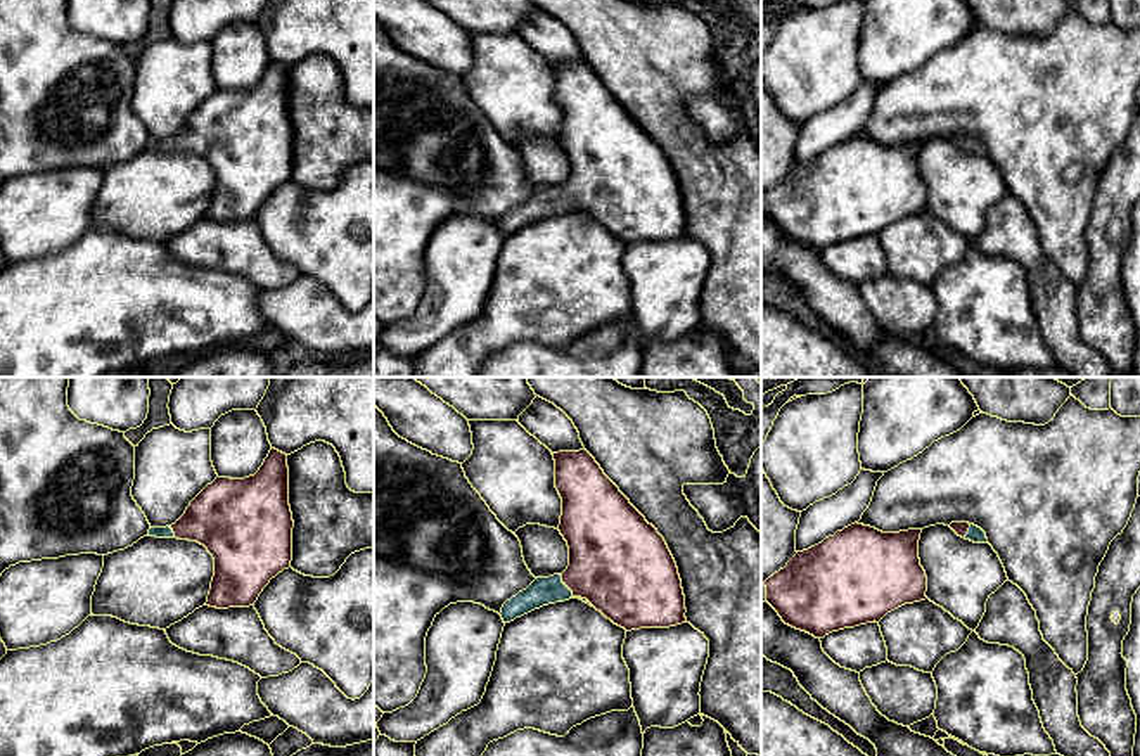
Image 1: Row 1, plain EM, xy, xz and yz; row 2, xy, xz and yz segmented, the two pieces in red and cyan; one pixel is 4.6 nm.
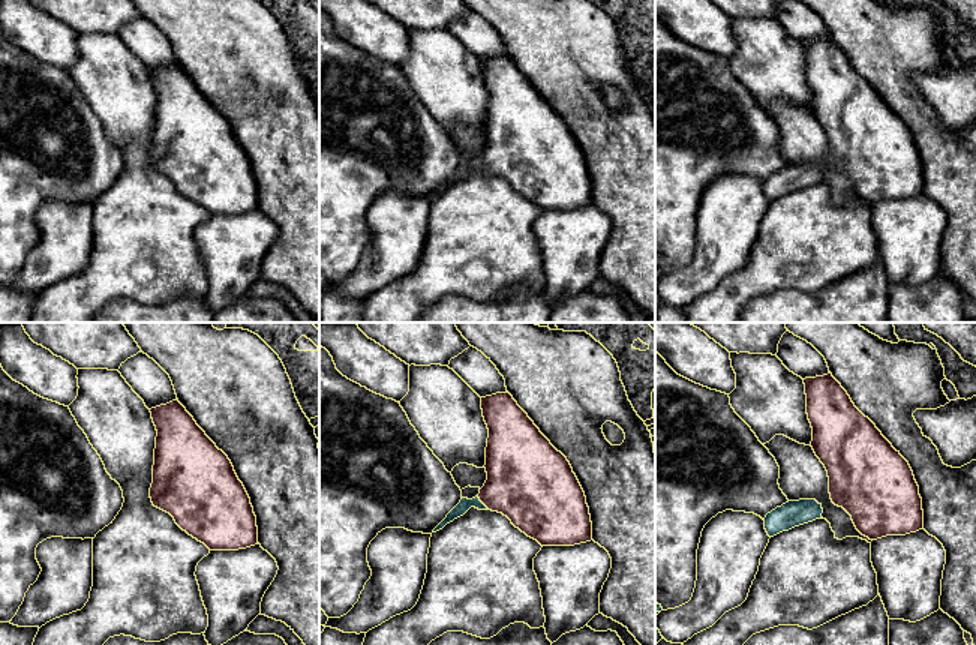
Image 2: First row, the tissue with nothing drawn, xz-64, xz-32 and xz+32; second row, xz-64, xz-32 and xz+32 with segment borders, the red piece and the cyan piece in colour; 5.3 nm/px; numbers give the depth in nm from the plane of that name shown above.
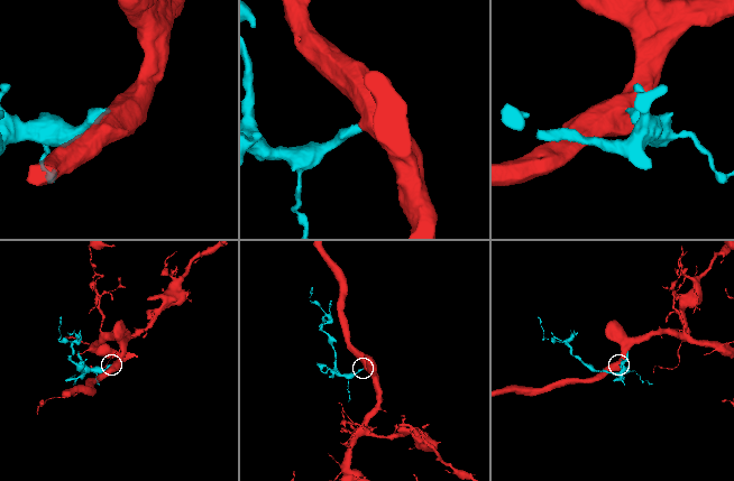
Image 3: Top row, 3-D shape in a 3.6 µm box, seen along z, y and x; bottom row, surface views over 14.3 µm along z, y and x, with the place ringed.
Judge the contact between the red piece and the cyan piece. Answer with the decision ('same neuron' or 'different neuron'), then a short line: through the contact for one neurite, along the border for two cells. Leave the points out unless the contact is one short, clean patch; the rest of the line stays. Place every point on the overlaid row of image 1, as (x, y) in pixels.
same neuron; line xz (614, 564), (564, 583), (542, 592)

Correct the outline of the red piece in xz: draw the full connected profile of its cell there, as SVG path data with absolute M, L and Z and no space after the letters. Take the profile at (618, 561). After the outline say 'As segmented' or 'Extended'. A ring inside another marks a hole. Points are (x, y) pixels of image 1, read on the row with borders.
M586 450L552 455L555 488L562 498L559 531L569 547L569 566L562 574L536 578L526 590L507 600L500 612L503 623L573 597L586 599L626 631L685 623L682 580L664 538L604 474Z. Extended

